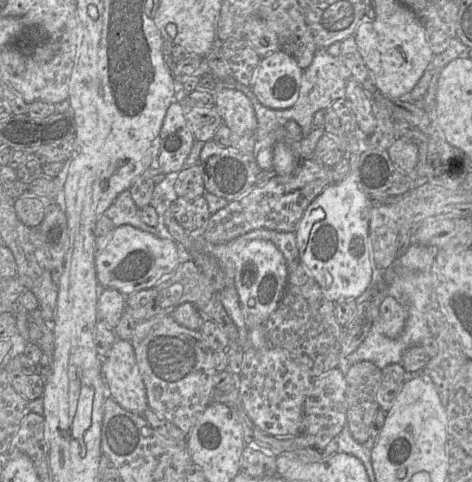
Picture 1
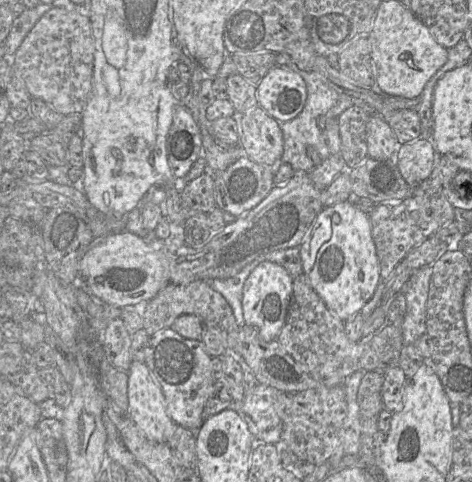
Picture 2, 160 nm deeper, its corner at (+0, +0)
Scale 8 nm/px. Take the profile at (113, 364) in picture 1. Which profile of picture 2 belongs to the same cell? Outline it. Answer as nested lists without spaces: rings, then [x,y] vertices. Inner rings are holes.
[[[132,362],[127,373],[127,416],[148,440],[166,443],[176,424],[167,413],[166,400],[157,380],[145,363]]]

